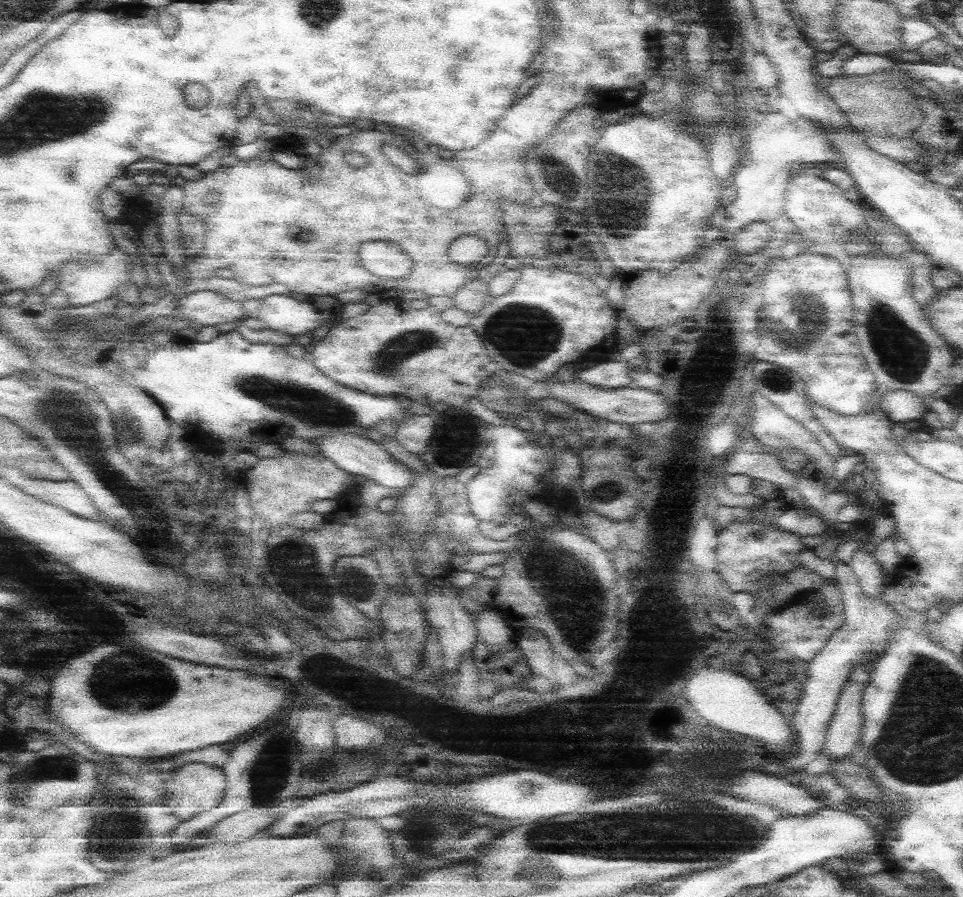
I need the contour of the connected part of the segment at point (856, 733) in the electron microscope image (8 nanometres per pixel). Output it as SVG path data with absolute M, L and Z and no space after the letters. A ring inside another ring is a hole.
M867 658L853 668L853 672L849 674L849 680L845 682L845 688L839 694L837 710L829 722L825 748L823 748L829 760L849 756L853 748L861 742L861 732L863 732L861 702L863 702L863 692L873 674L863 664L871 660L873 658Z

